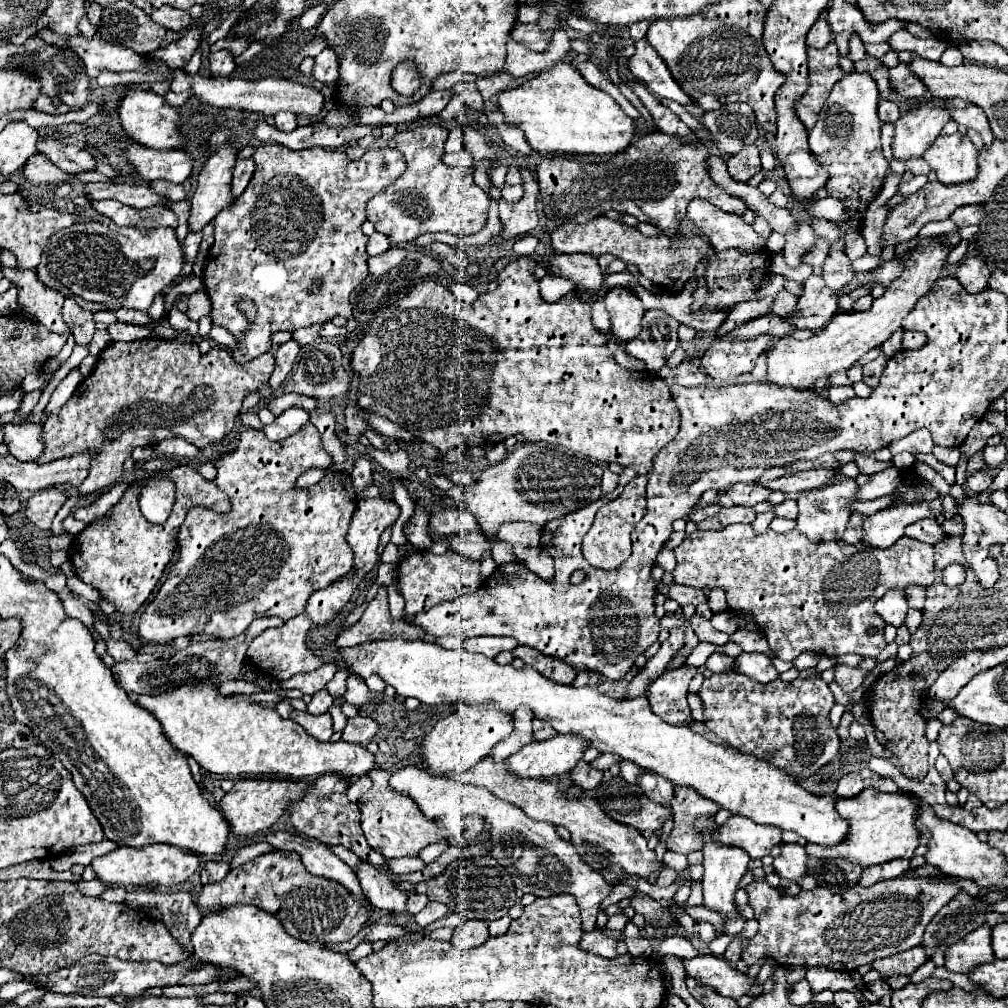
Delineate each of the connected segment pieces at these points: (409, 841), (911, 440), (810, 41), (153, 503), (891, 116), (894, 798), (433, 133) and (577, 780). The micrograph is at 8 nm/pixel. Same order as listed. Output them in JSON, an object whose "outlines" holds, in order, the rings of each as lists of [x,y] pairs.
{"outlines":[[[[377,770],[377,782],[357,802],[361,810],[361,828],[373,850],[383,854],[385,858],[401,858],[401,856],[417,856],[417,852],[427,844],[439,840],[453,840],[443,820],[435,820],[435,822],[425,820],[417,804],[405,794],[395,794],[387,786],[387,780],[389,780],[389,772]]],[[[921,428],[921,430],[915,430],[911,432],[909,436],[901,438],[901,440],[895,440],[891,446],[888,446],[891,450],[891,454],[899,454],[899,452],[931,452],[933,450],[933,440],[931,440],[931,434]]],[[[817,20],[809,34],[807,34],[807,46],[811,48],[825,48],[831,42],[831,28],[825,20]]],[[[165,480],[151,482],[141,492],[139,508],[149,522],[163,522],[173,508],[173,486]]],[[[881,98],[879,100],[879,118],[881,118],[881,122],[897,122],[897,118],[899,118],[901,114],[899,114],[899,106],[893,102],[893,100],[885,100],[885,98]]],[[[867,788],[853,798],[835,796],[835,806],[839,810],[837,814],[841,814],[841,818],[849,822],[849,838],[829,848],[813,846],[811,842],[807,842],[805,850],[809,856],[817,856],[817,858],[841,856],[841,858],[849,858],[851,862],[859,862],[863,868],[873,864],[883,864],[895,858],[907,858],[907,860],[913,858],[913,852],[919,846],[919,832],[915,828],[917,806],[911,798],[899,792],[885,794],[875,788]]],[[[427,124],[397,132],[393,140],[377,138],[371,146],[347,146],[345,154],[349,160],[359,160],[367,150],[395,148],[407,160],[405,174],[395,180],[387,190],[375,194],[367,202],[367,220],[375,224],[375,230],[389,236],[397,244],[407,244],[415,236],[425,232],[449,232],[455,236],[477,234],[487,220],[489,194],[479,188],[469,172],[455,166],[447,166],[443,158],[443,146],[447,140],[447,128],[439,124]]],[[[585,760],[577,762],[577,766],[575,766],[575,768],[569,772],[571,782],[573,782],[573,784],[577,784],[577,786],[581,786],[583,790],[595,788],[595,786],[599,784],[601,776],[603,776],[603,772],[601,772],[601,770],[591,768],[591,766],[589,766]]]]}

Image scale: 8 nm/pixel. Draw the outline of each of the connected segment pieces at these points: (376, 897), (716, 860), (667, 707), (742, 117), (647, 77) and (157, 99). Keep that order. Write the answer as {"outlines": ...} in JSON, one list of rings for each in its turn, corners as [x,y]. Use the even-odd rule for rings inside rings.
{"outlines":[[[[363,862],[357,870],[357,878],[365,896],[375,908],[389,912],[407,912],[407,894],[387,878],[387,870],[383,866]]],[[[699,818],[695,822],[695,828],[699,832],[705,834],[705,846],[703,846],[703,866],[705,866],[705,874],[701,878],[703,882],[703,896],[705,896],[705,906],[715,910],[717,914],[721,914],[725,918],[725,924],[723,924],[723,932],[725,936],[739,936],[741,930],[745,928],[747,920],[739,914],[739,908],[735,904],[735,892],[737,892],[737,886],[739,886],[739,880],[743,878],[743,874],[747,872],[747,864],[749,864],[749,854],[745,854],[741,848],[731,848],[731,846],[721,846],[717,842],[713,842],[709,838],[709,834],[717,828],[715,822],[707,820],[707,818]]],[[[679,666],[655,678],[647,688],[647,698],[653,714],[657,714],[661,720],[673,726],[691,728],[695,722],[691,718],[691,710],[687,704],[687,686],[695,672],[695,668]]],[[[723,104],[701,118],[723,154],[737,154],[757,140],[757,120],[747,104]]],[[[645,38],[637,40],[635,48],[637,48],[637,52],[633,58],[629,58],[629,68],[637,80],[645,82],[649,86],[649,90],[661,98],[675,100],[683,106],[695,104],[681,90],[681,86],[677,86],[677,80],[671,78],[669,68],[665,66],[665,62],[661,62],[661,56],[653,50],[653,46],[649,46],[649,42]]],[[[125,90],[125,96],[119,100],[117,106],[117,116],[119,122],[123,126],[123,130],[135,140],[141,142],[147,148],[157,148],[157,150],[165,150],[165,148],[181,148],[183,140],[177,132],[177,124],[179,124],[179,114],[173,106],[165,104],[163,96],[147,92],[147,90]]]]}

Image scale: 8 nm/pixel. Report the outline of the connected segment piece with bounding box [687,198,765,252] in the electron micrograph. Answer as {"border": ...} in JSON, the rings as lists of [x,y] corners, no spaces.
{"border":[[[695,198],[687,208],[687,218],[709,238],[717,252],[733,246],[741,250],[759,250],[765,246],[765,240],[745,224],[743,216],[723,212],[709,200]]]}

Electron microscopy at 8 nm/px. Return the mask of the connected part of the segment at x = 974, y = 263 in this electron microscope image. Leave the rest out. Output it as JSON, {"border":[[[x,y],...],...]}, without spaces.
{"border":[[[967,258],[959,264],[955,276],[957,280],[963,284],[965,290],[969,290],[971,294],[981,292],[987,288],[989,284],[989,274],[991,270],[985,266],[985,262],[981,258]]]}

